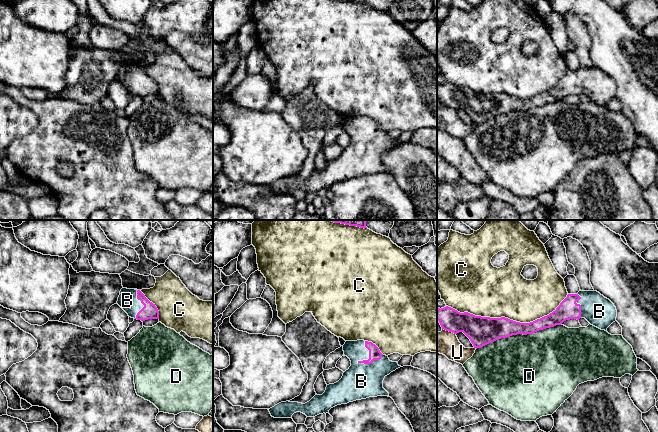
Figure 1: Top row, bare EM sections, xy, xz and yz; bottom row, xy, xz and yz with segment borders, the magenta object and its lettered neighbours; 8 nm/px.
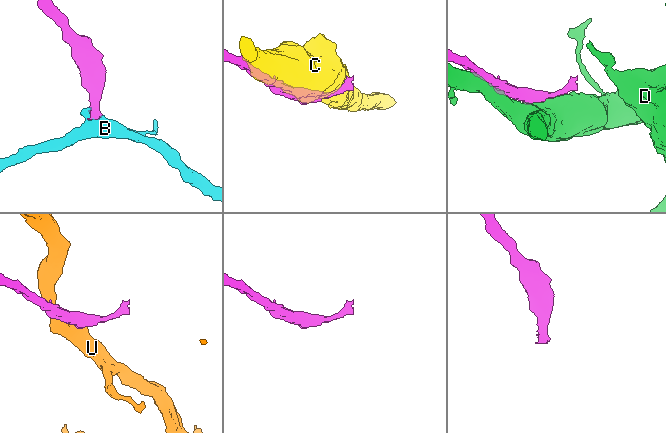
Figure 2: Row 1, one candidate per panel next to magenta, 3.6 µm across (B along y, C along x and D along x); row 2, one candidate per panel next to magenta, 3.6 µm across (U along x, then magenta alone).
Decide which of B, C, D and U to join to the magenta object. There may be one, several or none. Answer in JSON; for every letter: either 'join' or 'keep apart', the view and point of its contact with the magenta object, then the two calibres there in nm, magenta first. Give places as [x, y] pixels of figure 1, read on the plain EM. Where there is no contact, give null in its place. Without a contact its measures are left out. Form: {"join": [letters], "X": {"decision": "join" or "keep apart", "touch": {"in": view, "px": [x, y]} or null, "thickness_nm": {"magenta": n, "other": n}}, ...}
{"join": ["B"], "B": {"decision": "join", "touch": {"in": "xz", "px": [365, 136]}, "thickness_nm": {"magenta": 100, "other": 280}}, "C": {"decision": "keep apart", "touch": {"in": "yz", "px": [508, 95]}, "thickness_nm": {"magenta": 220, "other": 400}}, "D": {"decision": "keep apart", "touch": {"in": "yz", "px": [518, 109]}, "thickness_nm": {"magenta": 200, "other": 480}}, "U": {"decision": "keep apart", "touch": {"in": "yz", "px": [449, 107]}, "thickness_nm": {"magenta": 220, "other": 190}}}

